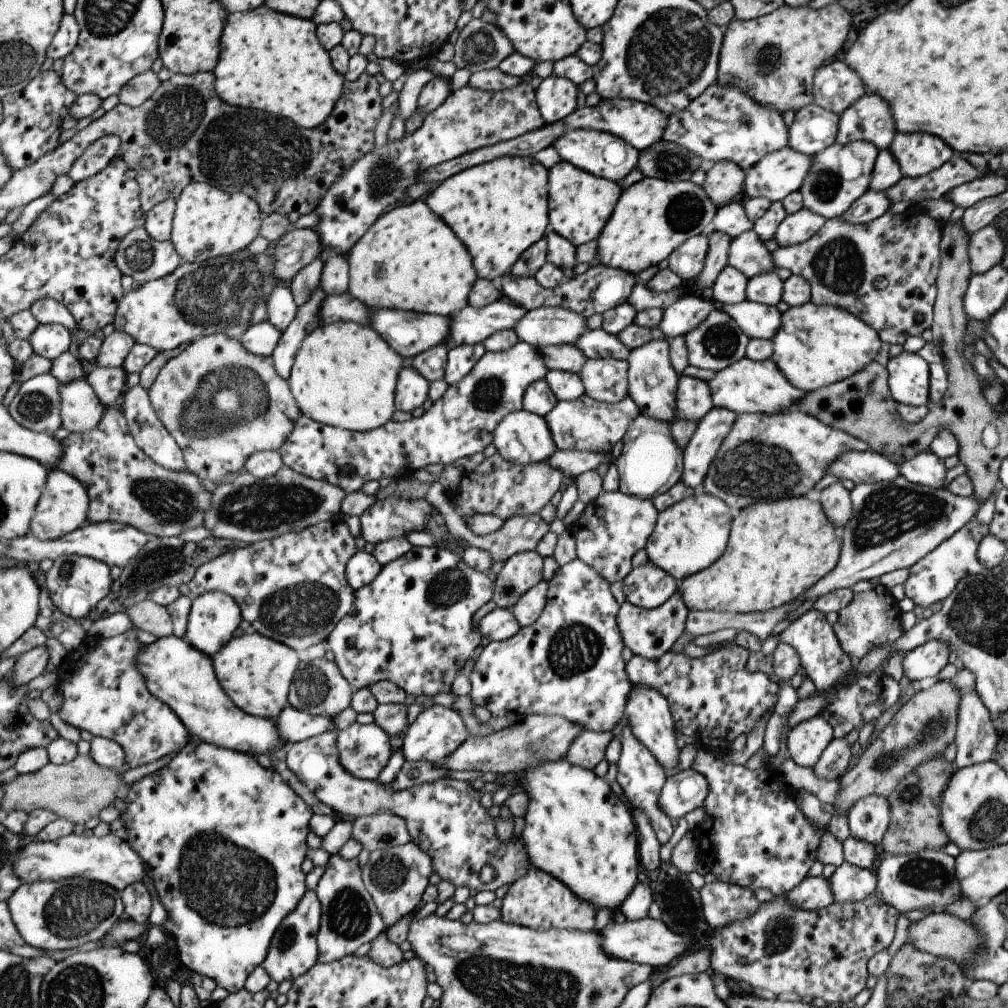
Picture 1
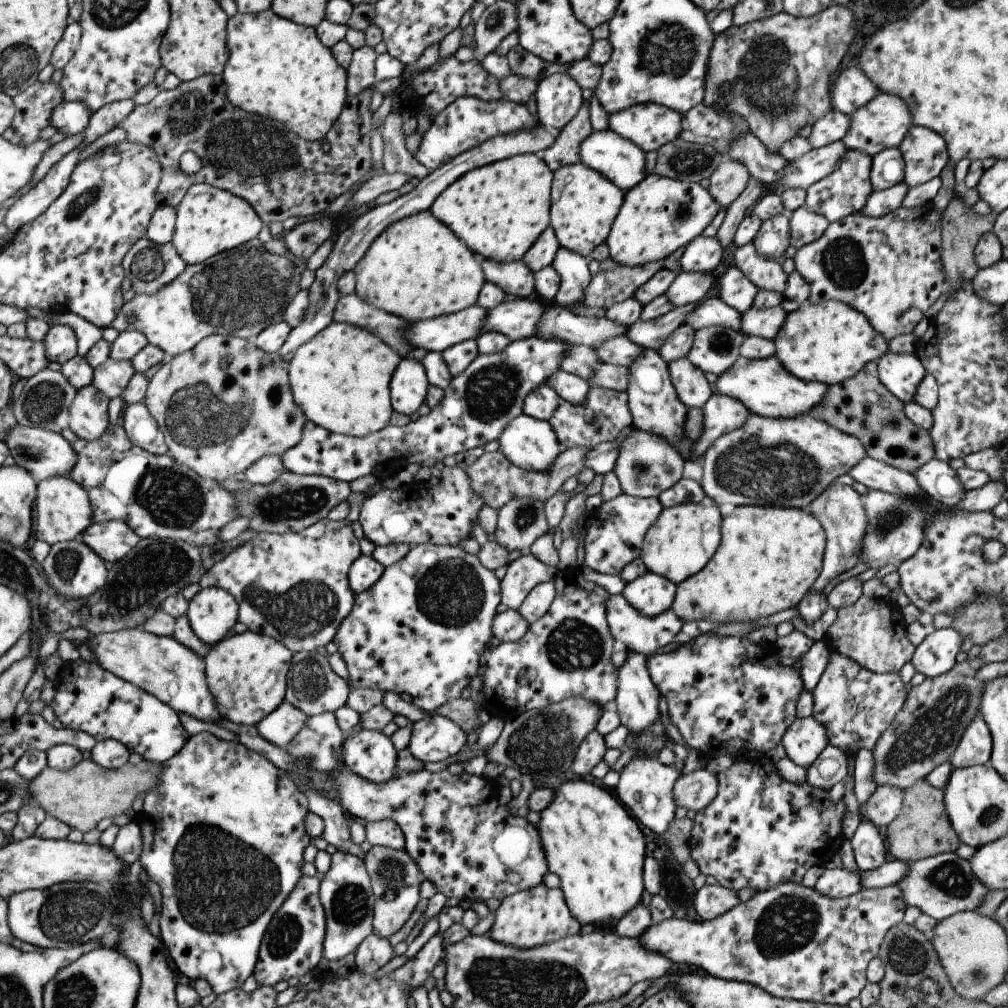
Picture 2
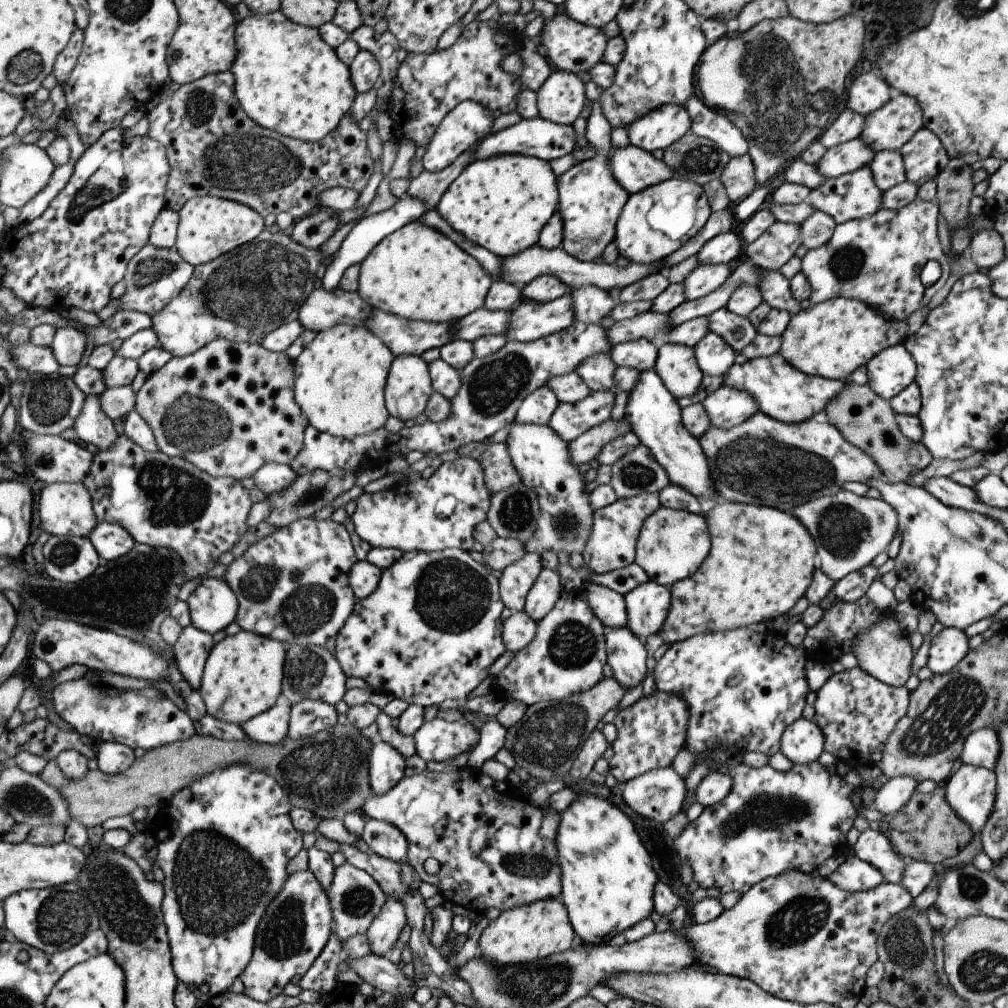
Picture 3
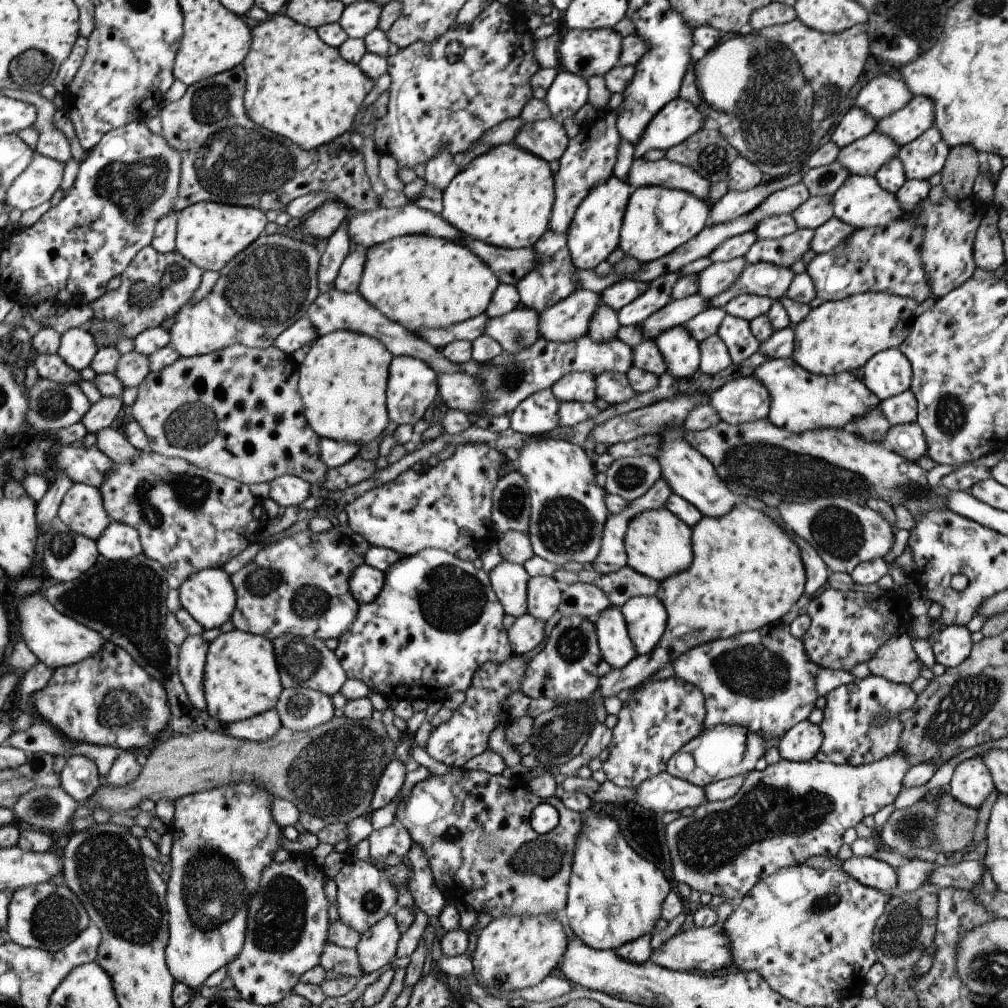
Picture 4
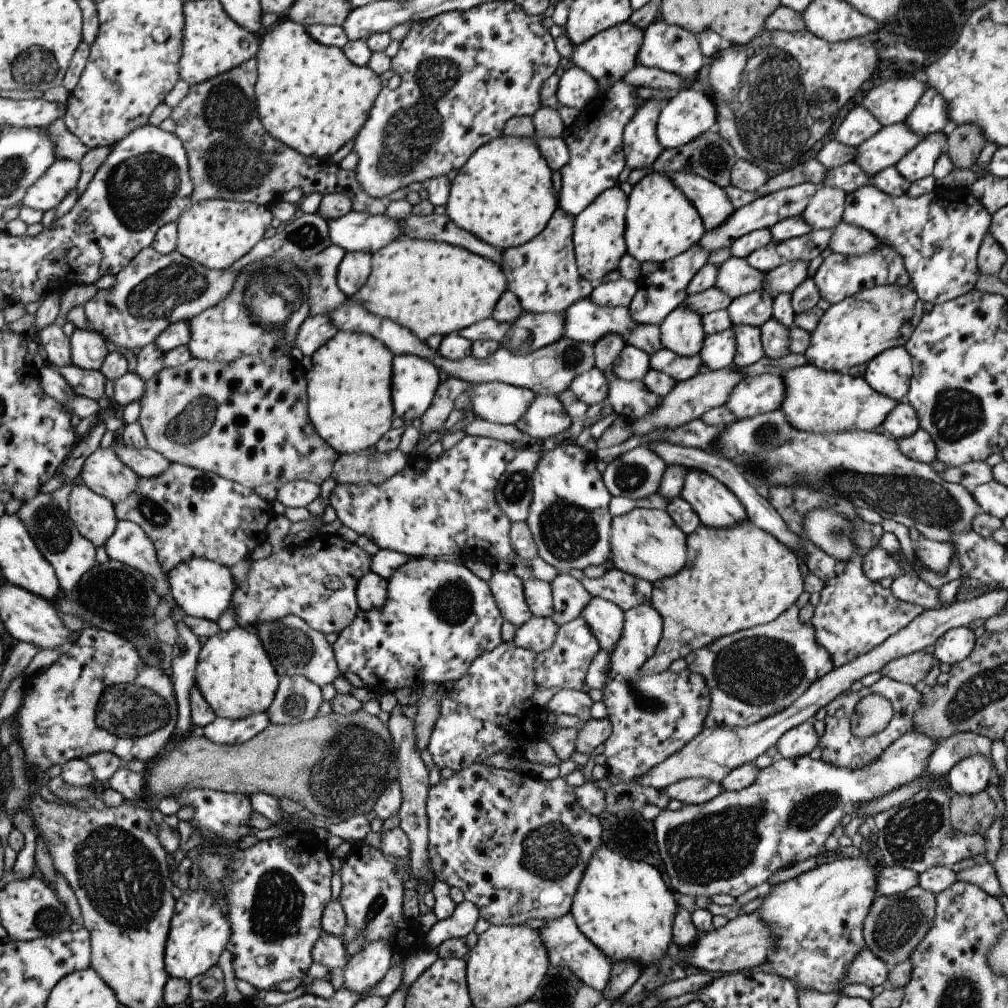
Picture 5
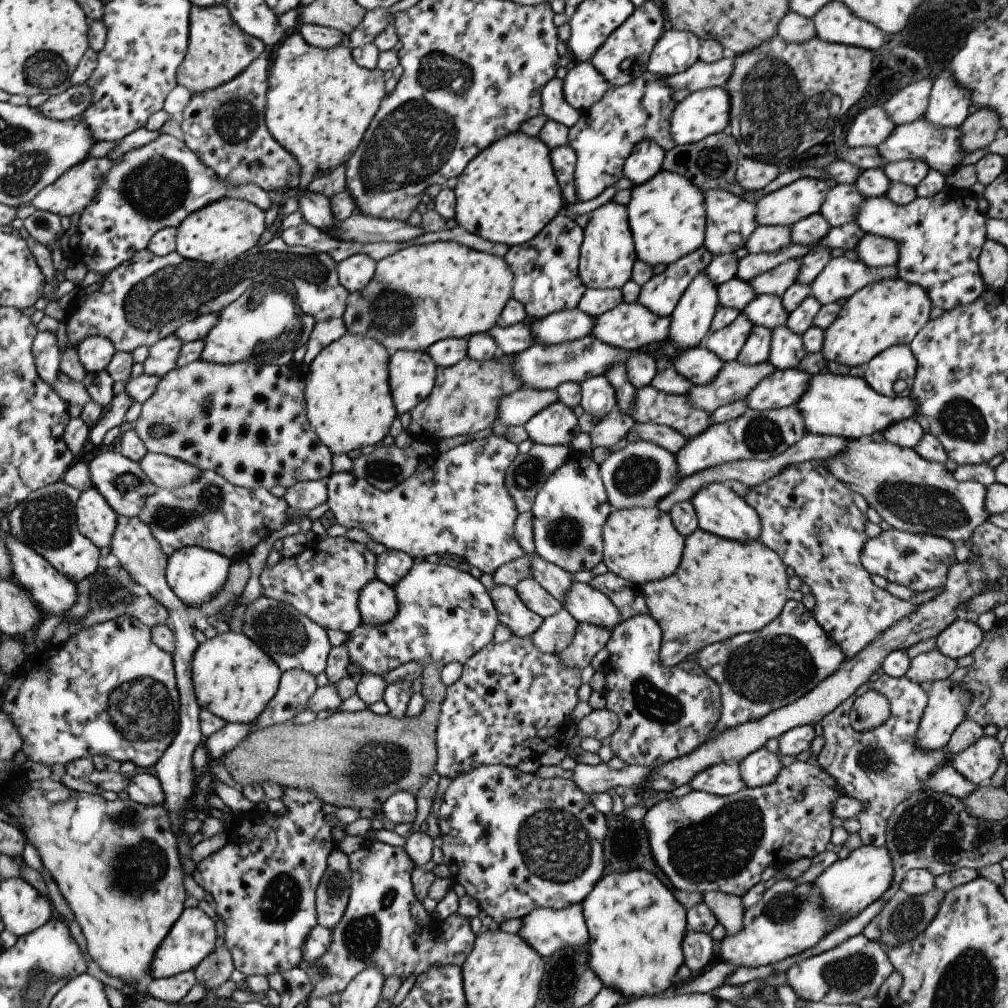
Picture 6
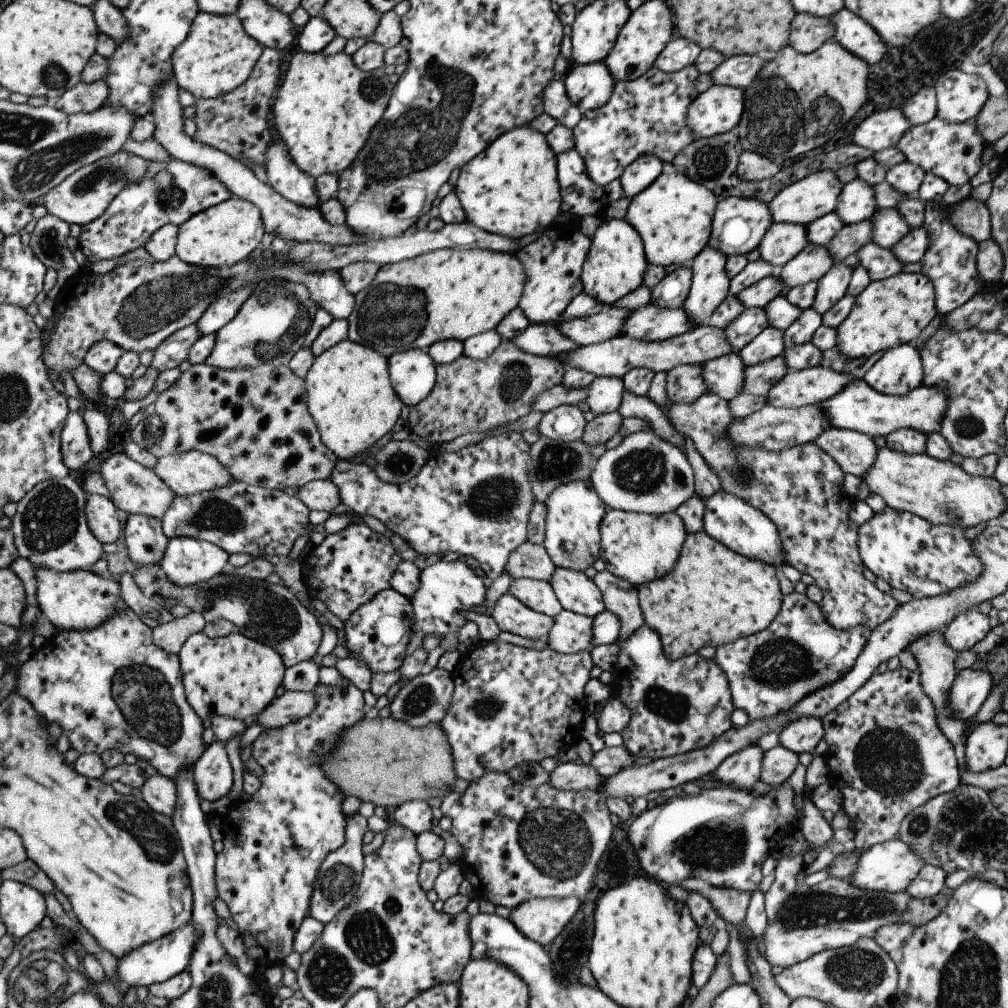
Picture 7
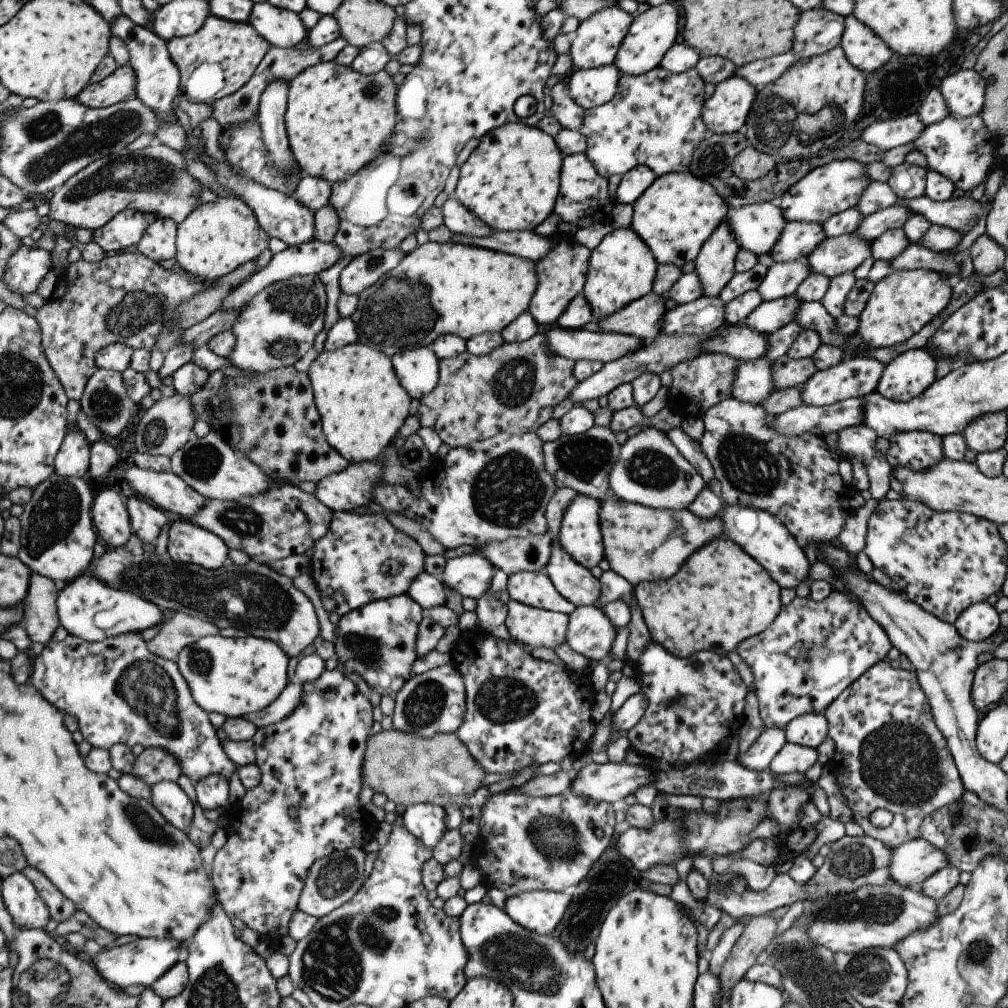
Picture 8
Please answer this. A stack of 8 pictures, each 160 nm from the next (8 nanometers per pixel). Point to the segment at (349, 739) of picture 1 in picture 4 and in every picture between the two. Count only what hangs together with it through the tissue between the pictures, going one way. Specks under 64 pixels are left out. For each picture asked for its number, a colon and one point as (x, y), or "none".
2: (369, 754)
3: (385, 767)
4: (389, 783)

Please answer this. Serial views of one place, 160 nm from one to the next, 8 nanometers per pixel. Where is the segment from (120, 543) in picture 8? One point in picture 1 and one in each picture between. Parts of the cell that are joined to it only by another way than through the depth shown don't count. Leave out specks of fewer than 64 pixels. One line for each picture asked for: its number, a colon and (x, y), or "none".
1: (62, 508)
2: (62, 511)
3: (64, 509)
4: (81, 510)
5: (93, 515)
6: (96, 520)
7: (101, 514)

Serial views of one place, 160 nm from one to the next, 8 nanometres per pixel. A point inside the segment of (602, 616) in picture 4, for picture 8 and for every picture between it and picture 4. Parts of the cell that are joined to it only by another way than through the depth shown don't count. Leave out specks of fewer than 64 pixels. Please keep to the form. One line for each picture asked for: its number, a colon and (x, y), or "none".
5: (604, 618)
6: (585, 604)
7: (575, 592)
8: (574, 583)

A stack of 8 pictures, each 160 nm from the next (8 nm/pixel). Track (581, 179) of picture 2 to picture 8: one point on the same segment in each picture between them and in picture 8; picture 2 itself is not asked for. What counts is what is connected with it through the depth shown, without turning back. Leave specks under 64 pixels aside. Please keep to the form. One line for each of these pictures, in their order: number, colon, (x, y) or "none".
3: (588, 199)
4: (592, 234)
5: (597, 235)
6: (606, 255)
7: (615, 263)
8: (621, 269)

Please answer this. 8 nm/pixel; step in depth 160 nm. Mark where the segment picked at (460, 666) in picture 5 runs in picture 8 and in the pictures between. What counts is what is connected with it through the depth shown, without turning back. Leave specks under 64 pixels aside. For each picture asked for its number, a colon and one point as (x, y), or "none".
6: (443, 614)
7: (446, 589)
8: (470, 574)

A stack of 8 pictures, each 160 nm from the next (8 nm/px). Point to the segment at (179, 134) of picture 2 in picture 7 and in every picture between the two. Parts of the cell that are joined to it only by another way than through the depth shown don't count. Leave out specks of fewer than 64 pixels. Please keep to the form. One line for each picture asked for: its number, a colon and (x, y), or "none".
3: (212, 148)
4: (225, 157)
5: (230, 156)
6: (225, 127)
7: (237, 122)

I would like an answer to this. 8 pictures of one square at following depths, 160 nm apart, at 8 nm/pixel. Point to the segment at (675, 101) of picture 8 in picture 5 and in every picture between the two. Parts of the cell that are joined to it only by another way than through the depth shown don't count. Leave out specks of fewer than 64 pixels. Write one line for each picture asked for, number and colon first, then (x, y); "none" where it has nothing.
5: (594, 140)
6: (604, 134)
7: (646, 116)

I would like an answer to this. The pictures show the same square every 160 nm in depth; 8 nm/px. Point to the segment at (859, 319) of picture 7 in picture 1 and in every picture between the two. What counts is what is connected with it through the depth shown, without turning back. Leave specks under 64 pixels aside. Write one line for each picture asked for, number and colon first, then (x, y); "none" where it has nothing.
1: (815, 345)
2: (828, 342)
3: (830, 340)
4: (837, 336)
5: (851, 332)
6: (888, 312)

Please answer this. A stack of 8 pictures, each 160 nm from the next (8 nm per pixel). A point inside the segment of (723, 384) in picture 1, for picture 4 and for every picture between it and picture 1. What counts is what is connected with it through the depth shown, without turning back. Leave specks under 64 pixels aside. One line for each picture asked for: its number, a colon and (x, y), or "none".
2: (765, 387)
3: (781, 393)
4: (800, 401)

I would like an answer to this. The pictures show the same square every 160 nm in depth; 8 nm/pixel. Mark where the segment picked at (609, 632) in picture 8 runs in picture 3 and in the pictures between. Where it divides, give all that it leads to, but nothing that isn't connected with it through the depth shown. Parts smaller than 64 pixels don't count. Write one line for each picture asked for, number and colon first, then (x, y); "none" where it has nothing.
3: (517, 630)
4: (526, 632)
5: (537, 634)
6: (555, 632)
7: (570, 633)

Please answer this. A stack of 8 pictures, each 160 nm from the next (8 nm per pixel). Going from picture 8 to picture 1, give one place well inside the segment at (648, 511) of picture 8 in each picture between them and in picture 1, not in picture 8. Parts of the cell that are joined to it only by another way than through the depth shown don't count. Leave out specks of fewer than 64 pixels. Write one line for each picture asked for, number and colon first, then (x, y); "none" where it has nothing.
1: (688, 536)
2: (683, 538)
3: (672, 544)
4: (657, 544)
5: (645, 543)
6: (641, 544)
7: (637, 547)

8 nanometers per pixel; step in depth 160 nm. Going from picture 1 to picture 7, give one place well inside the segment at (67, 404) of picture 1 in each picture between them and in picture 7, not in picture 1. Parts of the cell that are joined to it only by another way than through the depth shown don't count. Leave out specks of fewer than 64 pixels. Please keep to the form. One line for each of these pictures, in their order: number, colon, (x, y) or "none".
2: (87, 415)
3: (91, 426)
4: (114, 445)
5: (145, 462)
6: (164, 472)
7: (191, 472)

